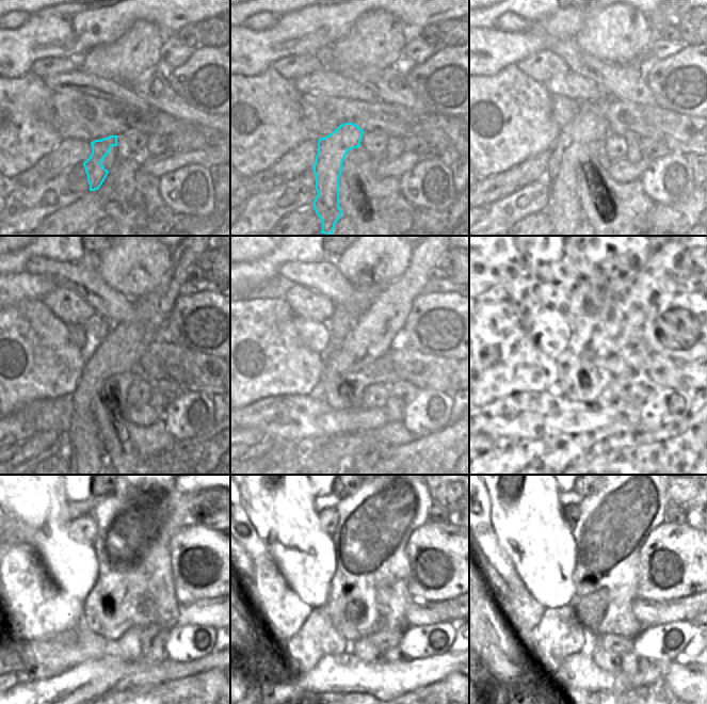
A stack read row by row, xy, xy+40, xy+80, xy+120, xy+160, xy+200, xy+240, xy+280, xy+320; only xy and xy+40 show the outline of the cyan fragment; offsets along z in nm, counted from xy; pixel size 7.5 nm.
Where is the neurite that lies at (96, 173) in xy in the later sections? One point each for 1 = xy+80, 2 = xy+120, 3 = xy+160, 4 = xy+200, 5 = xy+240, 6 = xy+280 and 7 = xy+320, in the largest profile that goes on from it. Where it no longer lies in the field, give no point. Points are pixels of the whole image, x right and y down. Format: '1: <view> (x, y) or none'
1: xy+80 (589, 126)
2: xy+120 (122, 349)
3: xy+160 (363, 347)
4: xy+200 (662, 259)
5: xy+240 (159, 554)
6: xy+280 (397, 555)
7: xy+320 (633, 560)

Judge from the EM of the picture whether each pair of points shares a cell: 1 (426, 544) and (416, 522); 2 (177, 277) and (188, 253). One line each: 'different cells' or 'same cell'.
1: different cells
2: same cell

